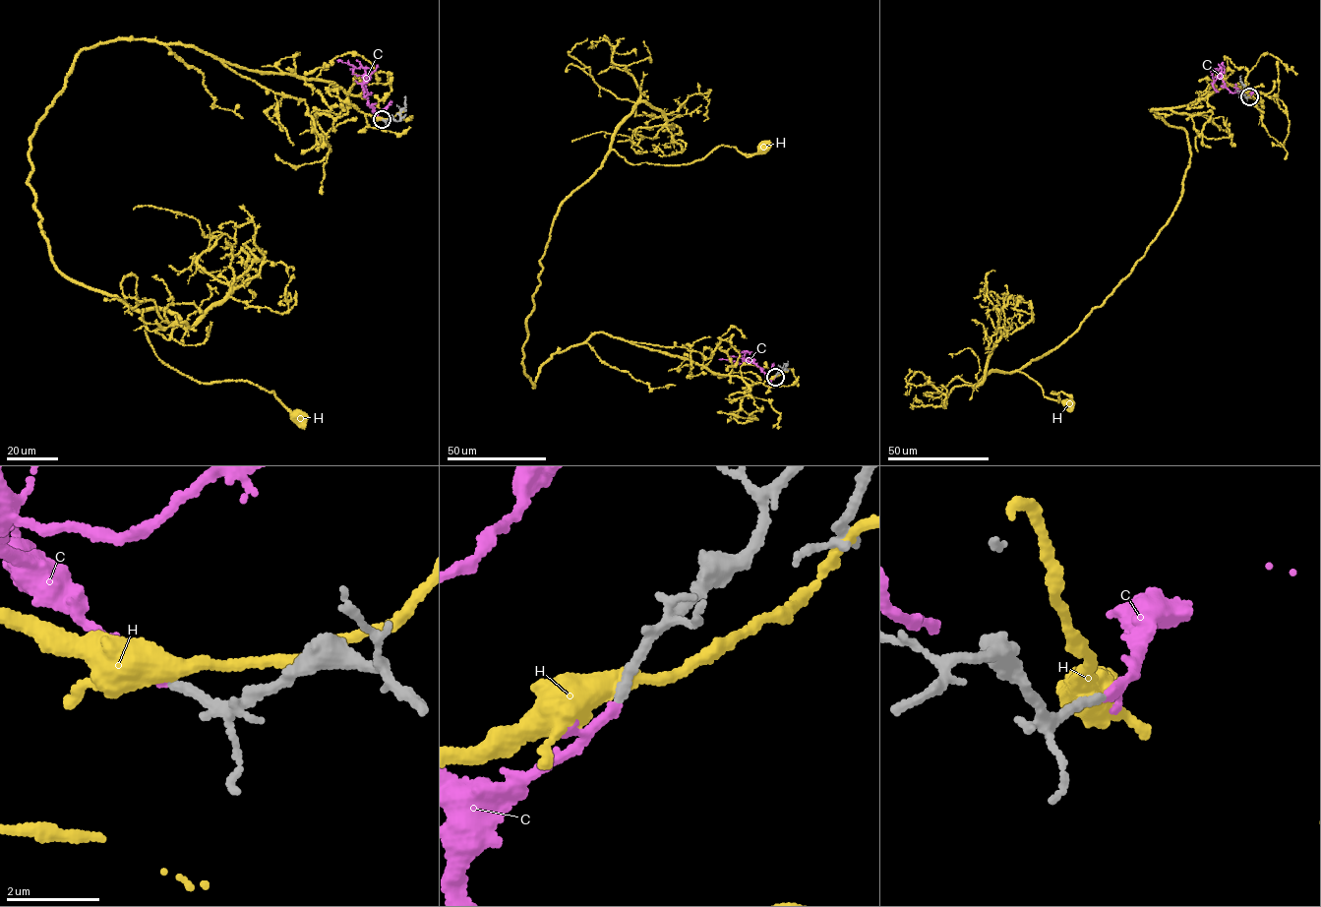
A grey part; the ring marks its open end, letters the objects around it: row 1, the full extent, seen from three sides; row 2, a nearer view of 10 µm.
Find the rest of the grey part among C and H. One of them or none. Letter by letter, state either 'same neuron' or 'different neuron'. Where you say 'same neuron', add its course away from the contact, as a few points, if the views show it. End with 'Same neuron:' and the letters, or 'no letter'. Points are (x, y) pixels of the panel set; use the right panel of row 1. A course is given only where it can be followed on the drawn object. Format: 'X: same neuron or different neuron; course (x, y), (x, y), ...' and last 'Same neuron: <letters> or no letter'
C: same neuron; course (1249, 96), (1249, 92), (1232, 92), (1225, 87), (1220, 67), (1210, 71)
H: different neuron
Same neuron: C

